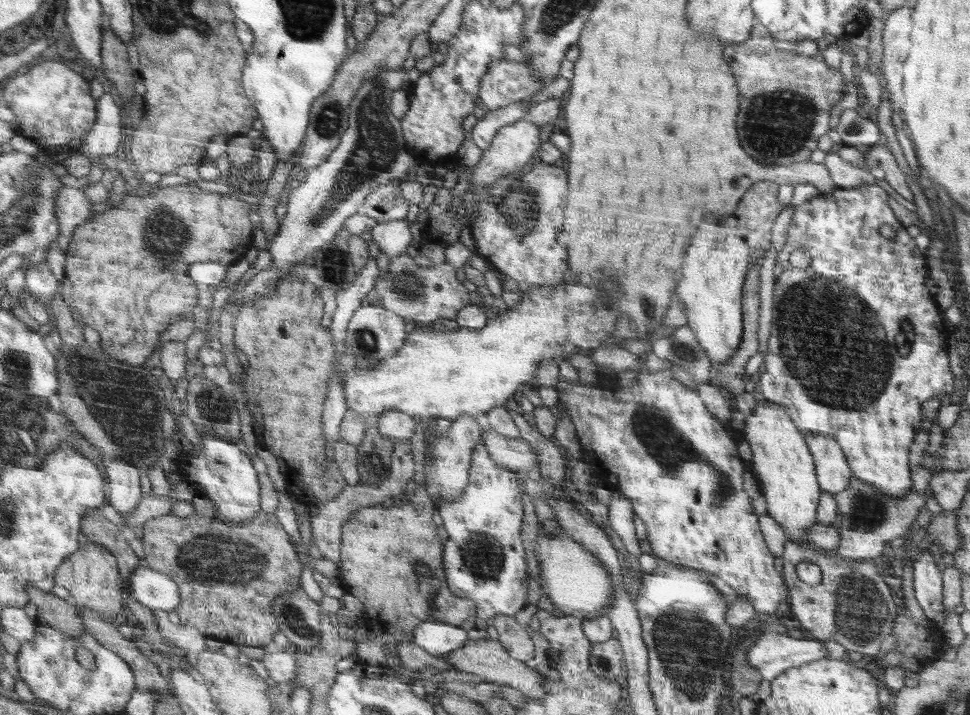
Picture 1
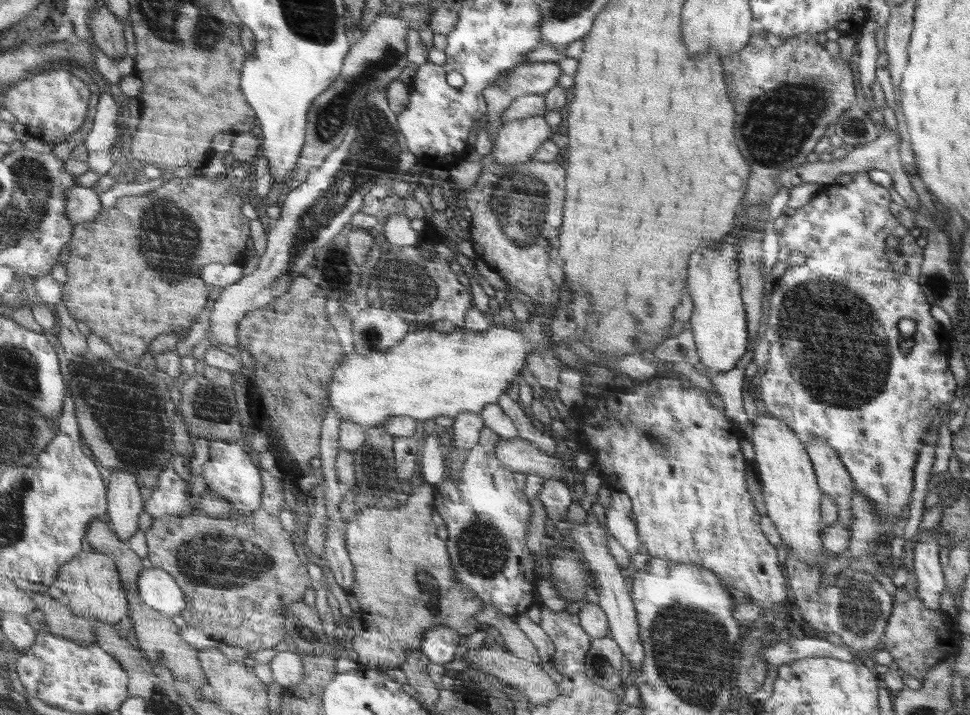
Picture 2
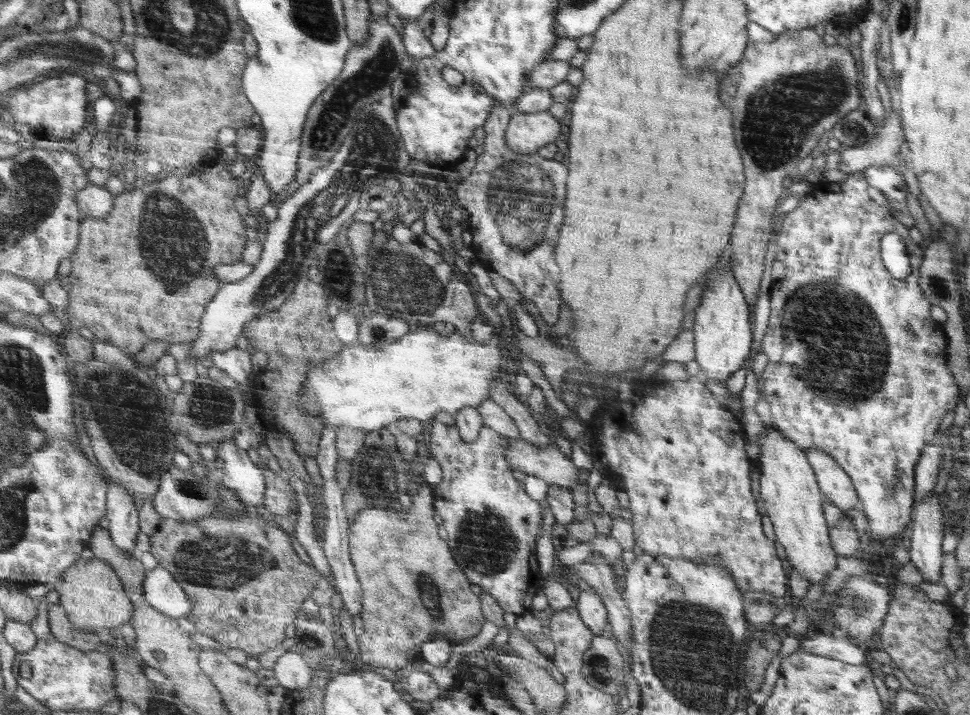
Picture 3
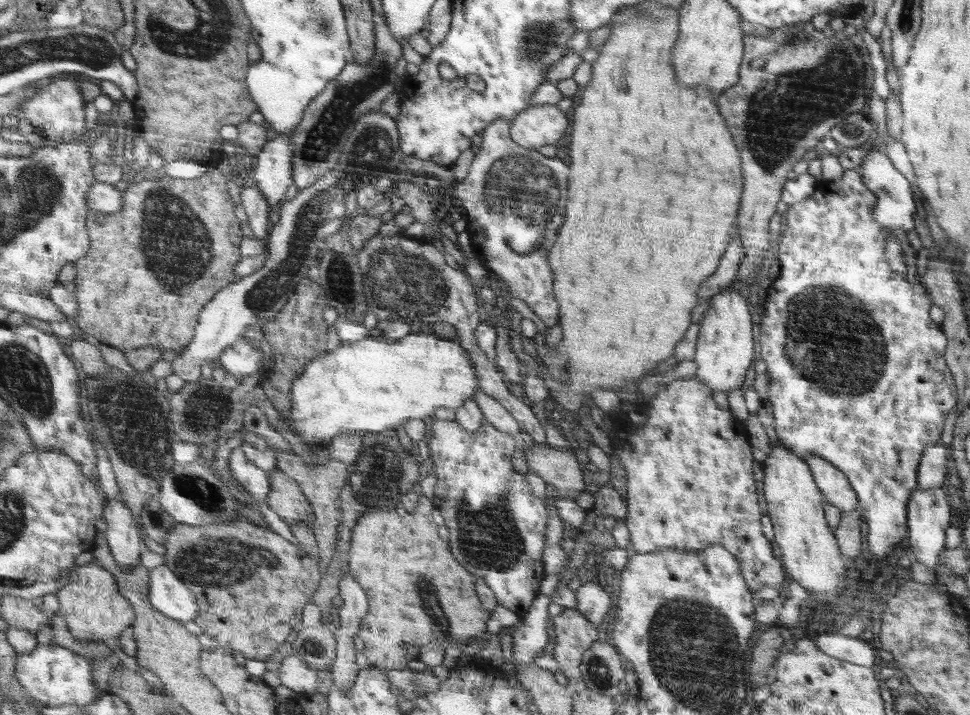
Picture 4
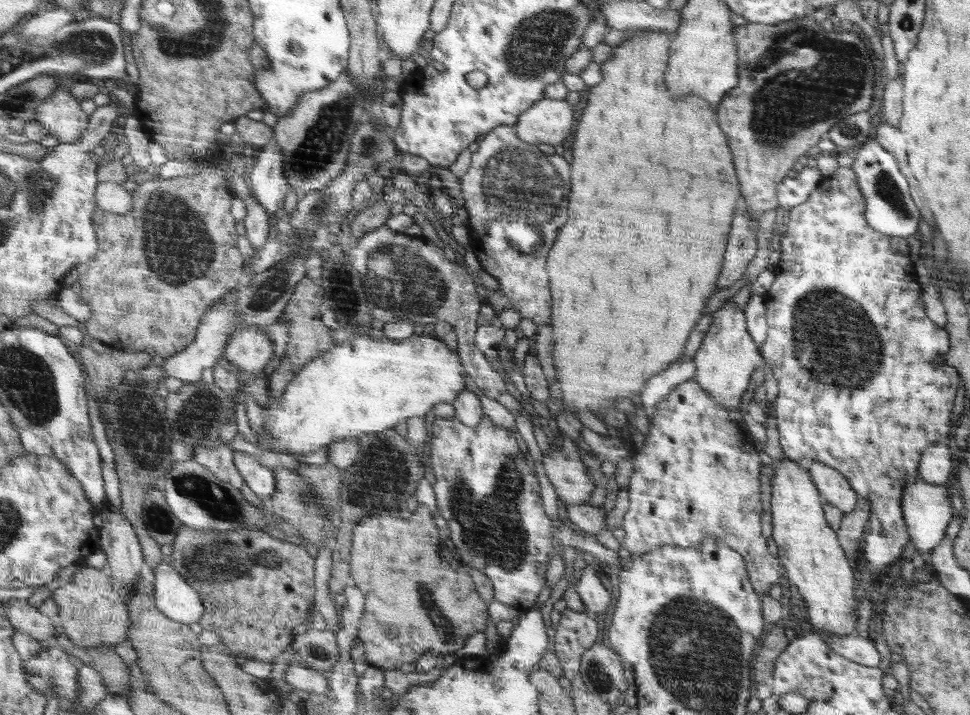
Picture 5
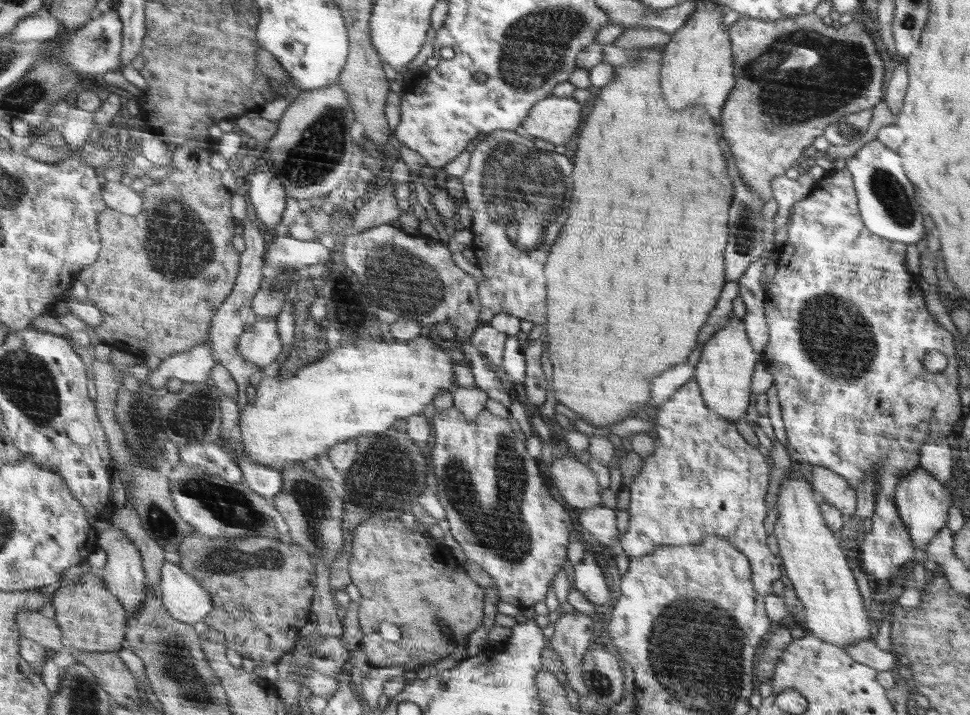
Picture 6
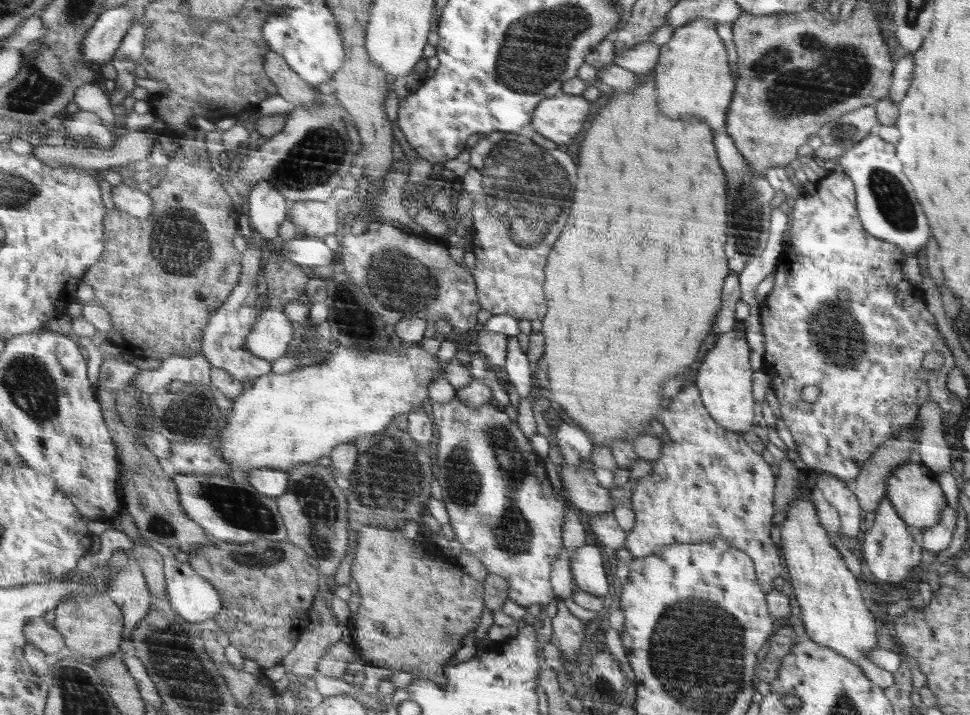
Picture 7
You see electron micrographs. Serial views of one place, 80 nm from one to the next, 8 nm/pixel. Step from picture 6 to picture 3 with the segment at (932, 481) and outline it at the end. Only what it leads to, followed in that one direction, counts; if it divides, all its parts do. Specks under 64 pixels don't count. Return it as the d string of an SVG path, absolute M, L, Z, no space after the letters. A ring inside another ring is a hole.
M930 494L922 499L918 505L914 506L912 514L912 547L910 548L910 560L912 564L918 568L922 574L923 582L928 584L936 584L941 580L940 566L942 566L942 536L944 536L944 528L942 528L942 510L940 510L940 500L934 498L938 494Z

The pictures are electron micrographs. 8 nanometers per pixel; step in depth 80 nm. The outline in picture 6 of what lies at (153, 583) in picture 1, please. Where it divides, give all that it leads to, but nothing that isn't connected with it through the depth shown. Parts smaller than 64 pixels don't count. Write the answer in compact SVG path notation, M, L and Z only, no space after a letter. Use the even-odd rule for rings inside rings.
M167 562L159 591L170 614L180 622L195 624L212 612L212 599L179 564Z

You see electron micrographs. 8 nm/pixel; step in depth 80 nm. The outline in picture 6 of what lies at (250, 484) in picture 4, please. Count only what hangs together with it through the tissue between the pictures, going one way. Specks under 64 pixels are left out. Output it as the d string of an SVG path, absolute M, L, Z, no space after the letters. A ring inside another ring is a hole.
M242 451L234 453L236 464L242 470L243 481L250 490L264 498L274 498L282 492L282 474L277 467L252 462Z

